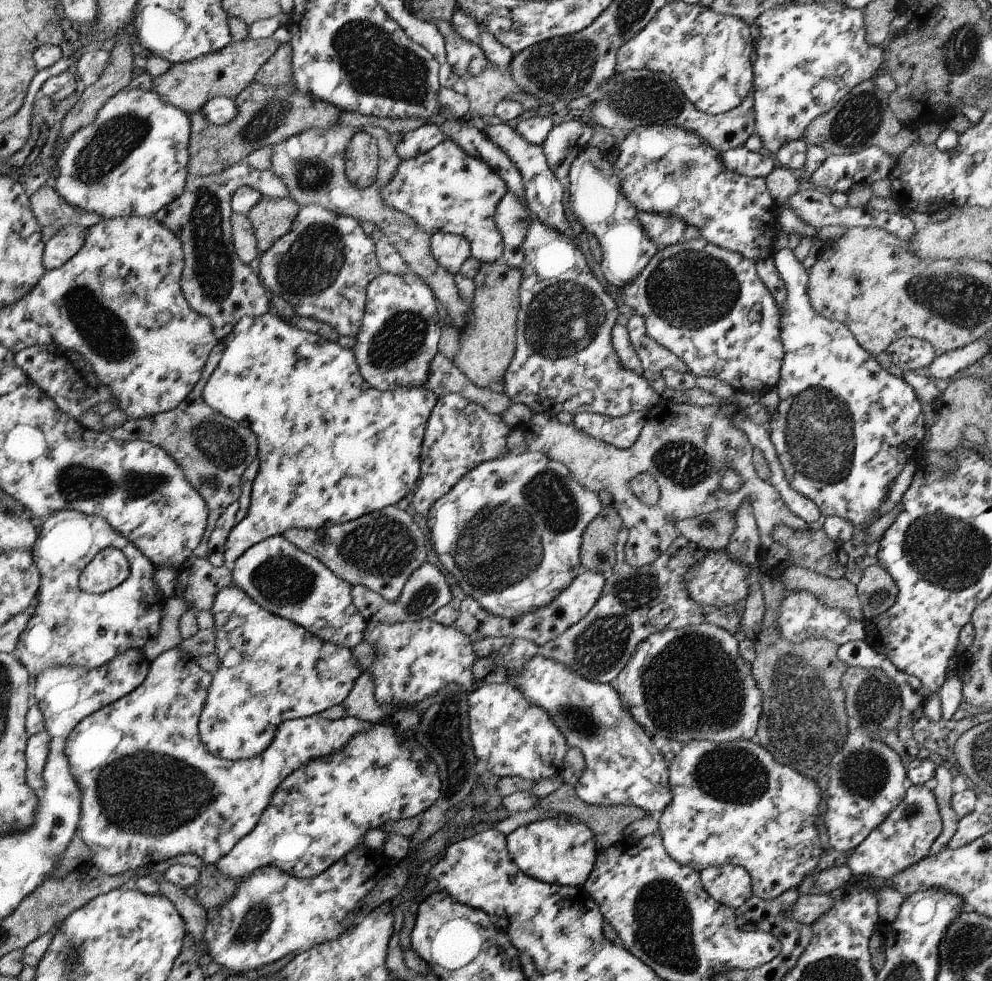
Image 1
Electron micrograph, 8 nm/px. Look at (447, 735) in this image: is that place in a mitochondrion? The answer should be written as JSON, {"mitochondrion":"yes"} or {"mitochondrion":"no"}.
{"mitochondrion":"yes"}

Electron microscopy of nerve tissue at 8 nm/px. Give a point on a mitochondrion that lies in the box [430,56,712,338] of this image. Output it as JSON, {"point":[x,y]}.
{"point":[638,98]}

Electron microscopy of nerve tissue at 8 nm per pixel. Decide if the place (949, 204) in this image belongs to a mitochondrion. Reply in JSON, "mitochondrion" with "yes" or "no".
{"mitochondrion":"no"}

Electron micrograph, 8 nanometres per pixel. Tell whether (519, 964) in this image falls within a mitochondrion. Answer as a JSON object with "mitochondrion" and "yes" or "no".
{"mitochondrion":"no"}

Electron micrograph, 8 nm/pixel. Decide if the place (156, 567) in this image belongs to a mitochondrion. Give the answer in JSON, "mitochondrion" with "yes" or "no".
{"mitochondrion":"no"}

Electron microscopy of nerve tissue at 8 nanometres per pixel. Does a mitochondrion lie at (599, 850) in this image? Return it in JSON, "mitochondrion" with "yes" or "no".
{"mitochondrion":"no"}

